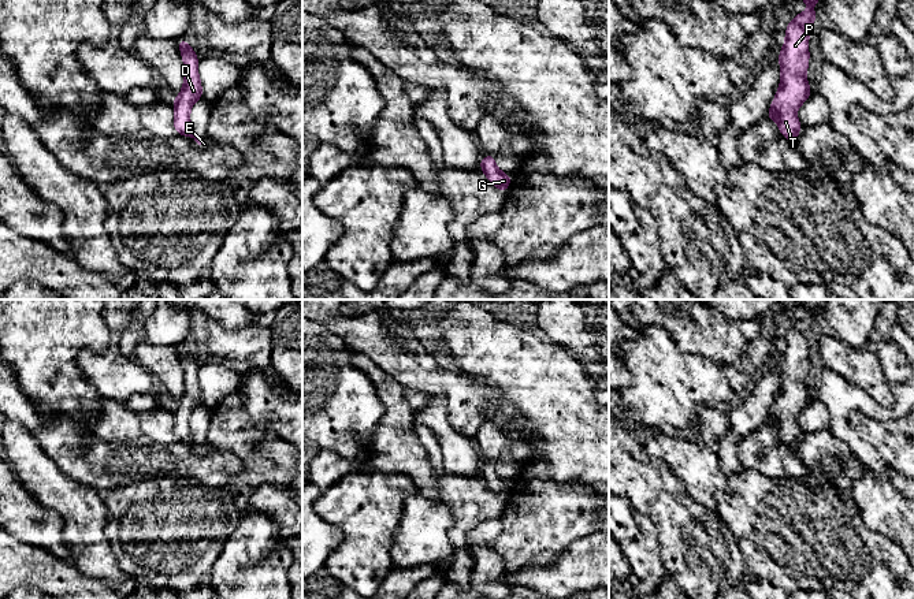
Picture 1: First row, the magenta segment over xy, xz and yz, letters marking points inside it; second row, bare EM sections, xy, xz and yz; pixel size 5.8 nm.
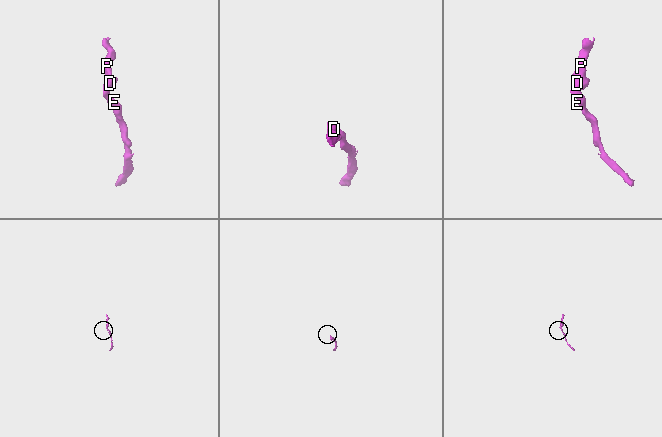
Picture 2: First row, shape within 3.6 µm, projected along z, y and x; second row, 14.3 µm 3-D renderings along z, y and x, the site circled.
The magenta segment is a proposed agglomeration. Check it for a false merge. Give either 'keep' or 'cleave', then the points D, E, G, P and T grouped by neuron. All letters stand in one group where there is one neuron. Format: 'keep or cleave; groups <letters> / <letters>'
keep; groups D E G P T

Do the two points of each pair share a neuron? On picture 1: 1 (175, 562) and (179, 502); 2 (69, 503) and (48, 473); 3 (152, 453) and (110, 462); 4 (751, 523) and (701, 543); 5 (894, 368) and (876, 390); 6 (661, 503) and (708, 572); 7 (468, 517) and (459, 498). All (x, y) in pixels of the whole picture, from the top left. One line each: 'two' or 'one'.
1: one
2: one
3: one
4: two
5: two
6: one
7: one

